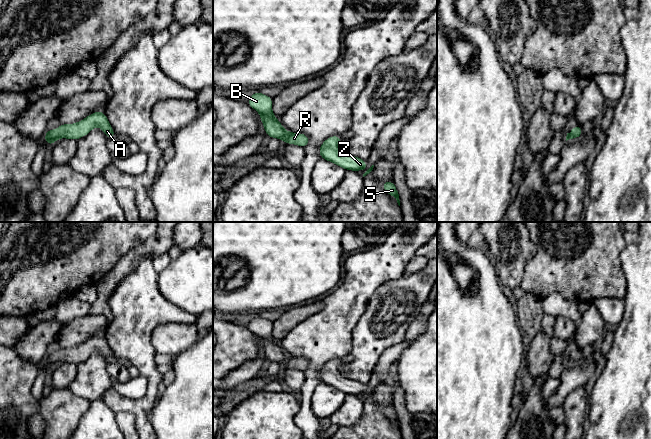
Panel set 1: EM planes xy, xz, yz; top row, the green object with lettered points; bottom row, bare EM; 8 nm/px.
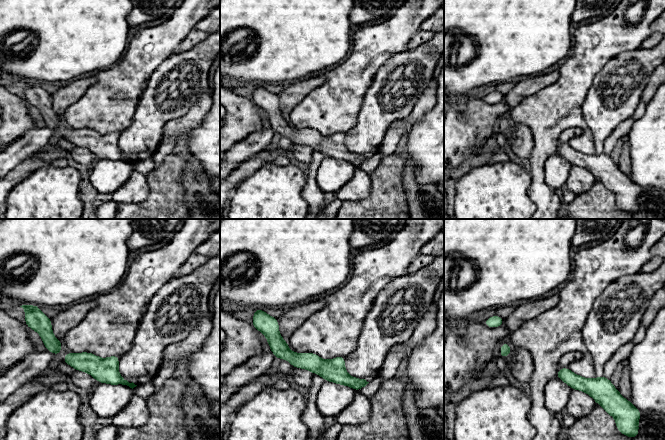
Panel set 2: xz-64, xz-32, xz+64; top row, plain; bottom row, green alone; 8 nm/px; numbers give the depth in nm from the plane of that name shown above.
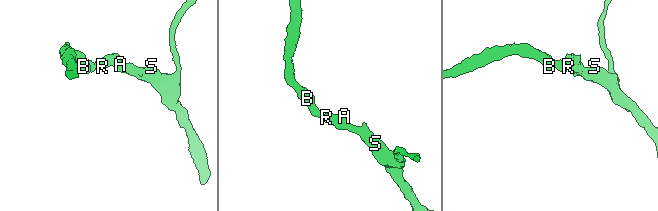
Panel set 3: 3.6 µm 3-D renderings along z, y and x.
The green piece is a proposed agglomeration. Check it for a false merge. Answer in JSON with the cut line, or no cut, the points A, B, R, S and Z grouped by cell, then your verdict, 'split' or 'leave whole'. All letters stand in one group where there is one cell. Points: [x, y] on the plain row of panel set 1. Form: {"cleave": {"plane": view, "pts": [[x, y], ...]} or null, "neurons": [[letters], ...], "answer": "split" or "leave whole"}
{"cleave": null, "neurons": [["A", "B", "R", "S", "Z"]], "answer": "leave whole"}

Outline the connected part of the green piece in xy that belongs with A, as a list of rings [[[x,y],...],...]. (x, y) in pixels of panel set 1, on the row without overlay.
[[[96,335],[77,347],[61,348],[55,354],[47,354],[44,365],[52,370],[59,362],[77,364],[89,358],[95,350],[100,351],[108,363],[116,361],[105,337]]]

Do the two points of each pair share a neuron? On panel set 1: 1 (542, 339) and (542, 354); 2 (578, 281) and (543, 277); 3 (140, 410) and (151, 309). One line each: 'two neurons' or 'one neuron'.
1: one neuron
2: one neuron
3: one neuron

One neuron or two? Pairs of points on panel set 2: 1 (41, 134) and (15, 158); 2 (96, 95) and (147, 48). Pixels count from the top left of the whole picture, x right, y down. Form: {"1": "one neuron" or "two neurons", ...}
{"1": "one neuron", "2": "one neuron"}

